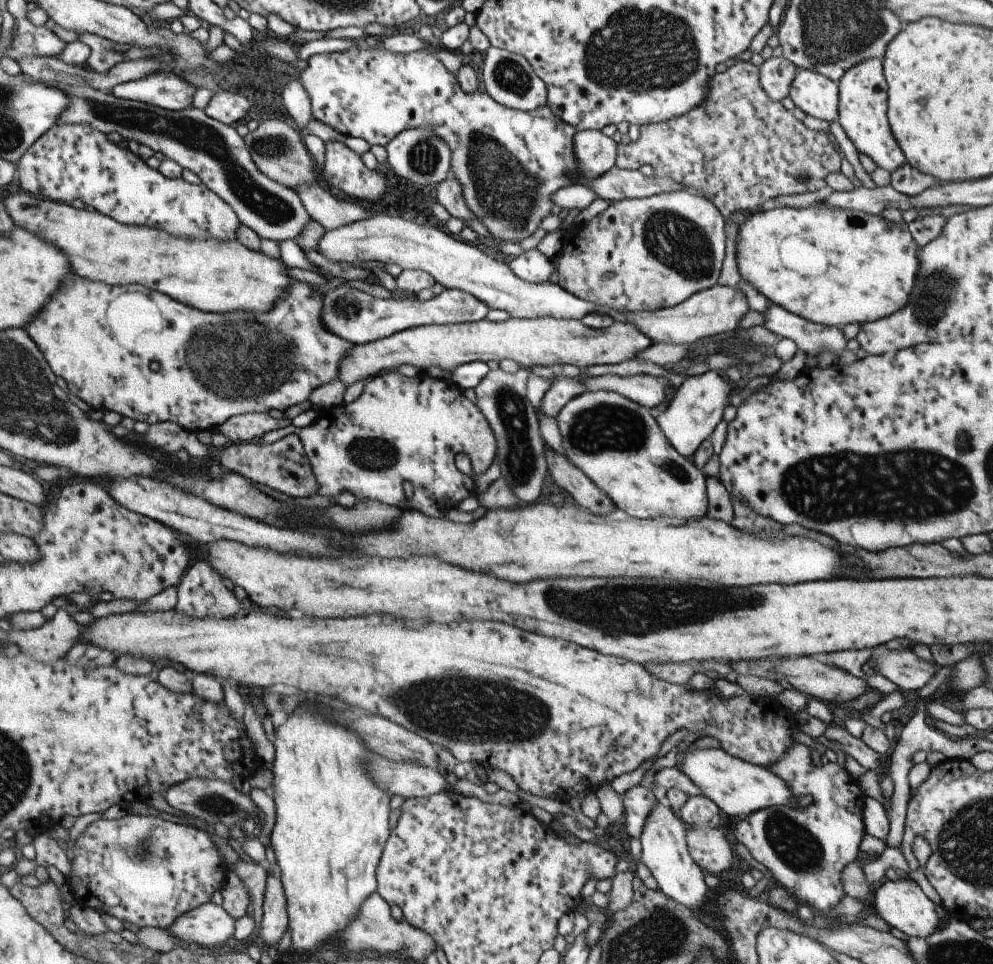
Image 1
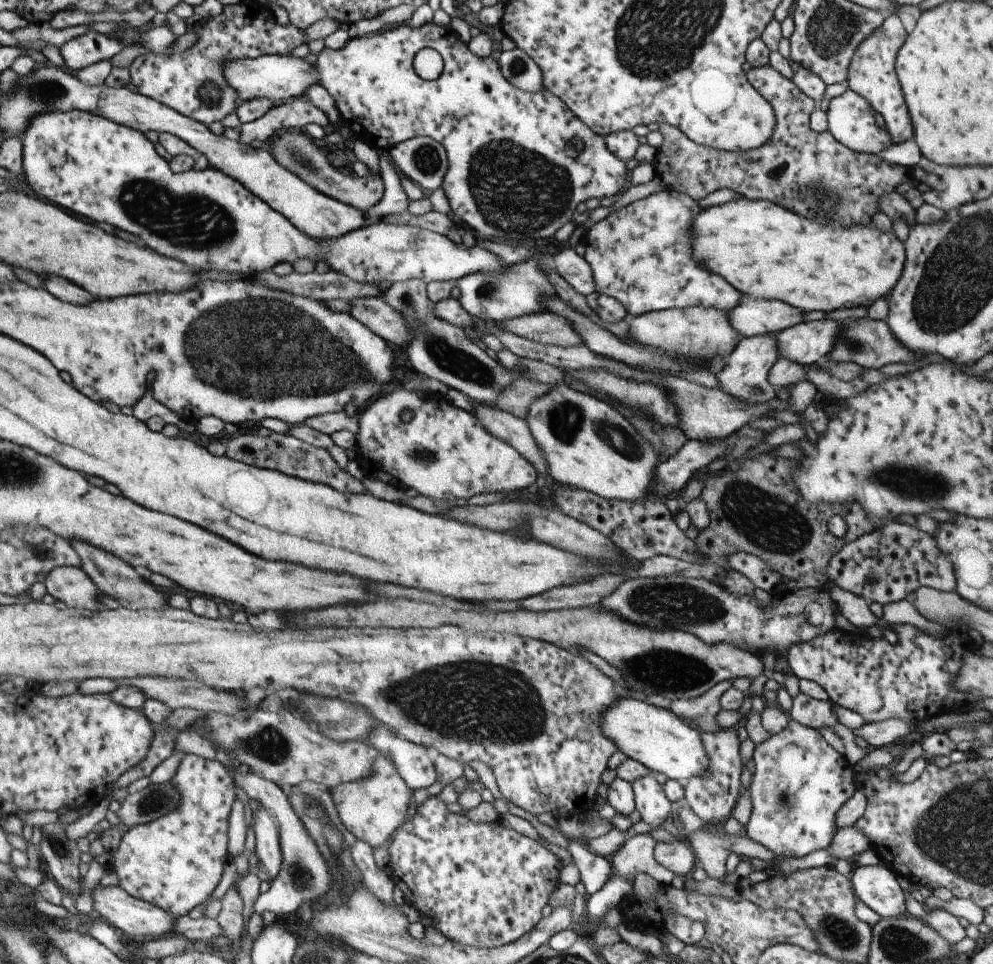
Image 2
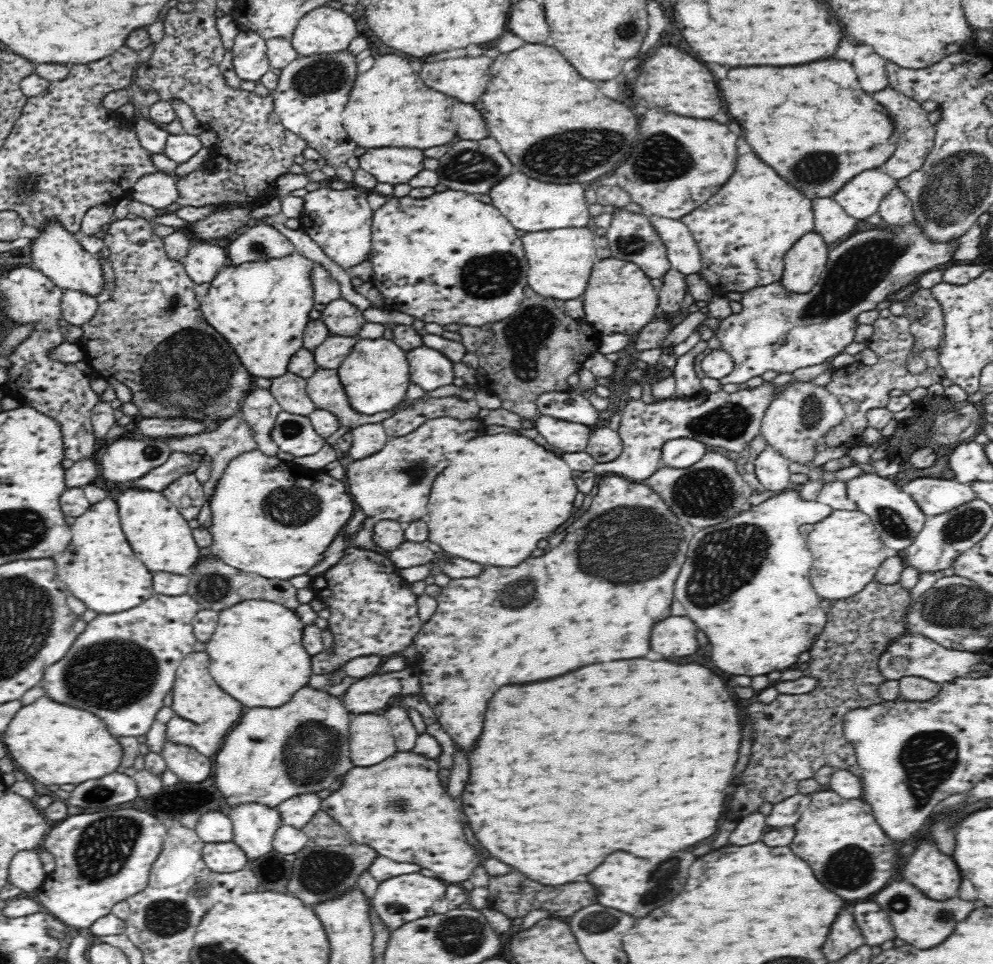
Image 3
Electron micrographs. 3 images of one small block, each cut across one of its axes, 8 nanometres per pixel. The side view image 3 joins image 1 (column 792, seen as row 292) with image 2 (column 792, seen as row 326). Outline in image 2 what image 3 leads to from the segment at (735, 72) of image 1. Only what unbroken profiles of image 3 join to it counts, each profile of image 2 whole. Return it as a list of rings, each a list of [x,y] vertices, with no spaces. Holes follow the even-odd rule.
[[[770,65],[751,67],[747,72],[748,82],[764,97],[776,113],[776,128],[771,140],[759,149],[751,151],[723,151],[702,145],[690,140],[680,129],[668,123],[660,123],[660,133],[664,142],[653,159],[653,170],[663,180],[668,189],[680,191],[699,201],[707,194],[730,189],[736,196],[750,200],[766,199],[794,214],[816,220],[832,220],[840,222],[840,226],[855,227],[871,224],[876,213],[881,212],[880,201],[885,194],[893,193],[896,186],[908,181],[906,167],[888,164],[879,155],[869,155],[850,150],[827,129],[821,133],[810,128],[810,114],[814,110],[812,100],[792,80],[784,77]]]

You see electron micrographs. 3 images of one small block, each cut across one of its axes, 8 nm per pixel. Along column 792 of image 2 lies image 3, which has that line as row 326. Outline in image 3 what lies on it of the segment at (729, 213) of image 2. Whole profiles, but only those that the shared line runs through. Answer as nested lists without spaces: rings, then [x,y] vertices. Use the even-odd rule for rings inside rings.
[[[295,250],[291,255],[277,259],[225,266],[211,280],[207,294],[198,298],[206,322],[214,326],[232,344],[242,364],[254,379],[259,377],[273,379],[286,374],[290,356],[294,356],[302,348],[304,328],[311,320],[310,312],[315,302],[310,277],[314,264],[314,261]]]

